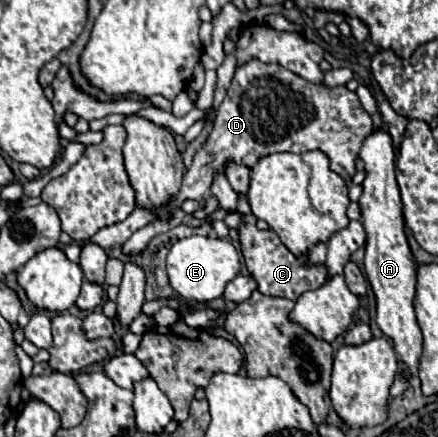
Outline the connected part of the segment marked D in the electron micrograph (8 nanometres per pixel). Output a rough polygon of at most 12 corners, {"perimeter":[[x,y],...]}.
{"perimeter":[[277,63],[235,69],[167,209],[229,161],[321,149],[351,181],[373,129],[347,87]]}

